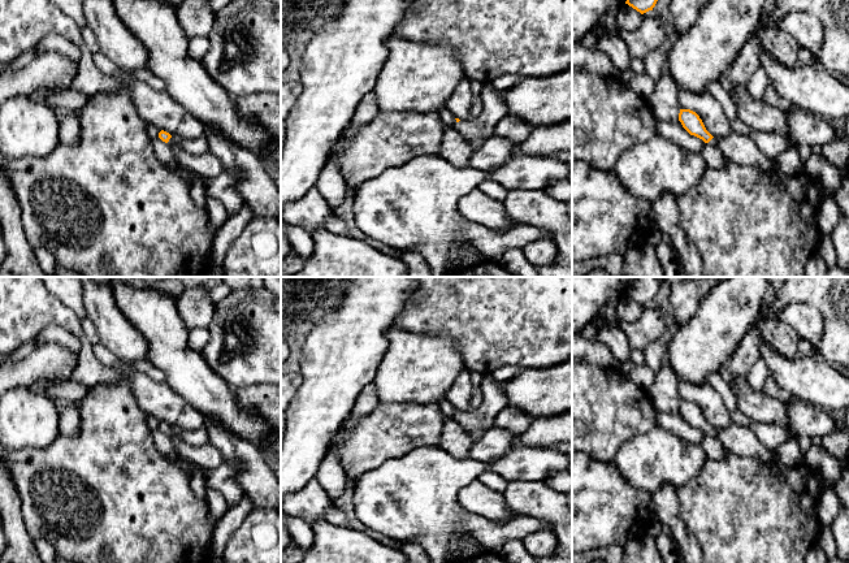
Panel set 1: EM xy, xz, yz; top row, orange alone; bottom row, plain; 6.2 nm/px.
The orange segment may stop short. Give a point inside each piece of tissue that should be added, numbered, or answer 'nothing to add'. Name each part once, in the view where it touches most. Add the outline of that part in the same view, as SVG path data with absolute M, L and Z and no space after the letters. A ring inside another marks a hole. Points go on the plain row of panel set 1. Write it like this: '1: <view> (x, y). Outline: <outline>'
1: xy (199, 437). Outline: M202 426L196 430L182 430L182 432L170 429L168 436L176 437L178 441L186 442L186 443L196 446L196 447L209 445L208 432L204 426Z

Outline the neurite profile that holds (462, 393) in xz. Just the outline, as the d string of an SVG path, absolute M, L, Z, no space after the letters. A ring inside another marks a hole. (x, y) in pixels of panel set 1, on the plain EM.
M463 369L452 386L446 393L446 399L459 411L467 411L468 406L477 397L477 391L471 382L467 369Z

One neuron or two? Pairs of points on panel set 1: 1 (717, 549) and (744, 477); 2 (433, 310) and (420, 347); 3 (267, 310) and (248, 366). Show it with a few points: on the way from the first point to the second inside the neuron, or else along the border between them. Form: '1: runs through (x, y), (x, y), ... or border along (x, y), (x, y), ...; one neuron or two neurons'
1: runs through (735, 531), (744, 522), (744, 496); one neuron
2: border along (395, 325), (415, 333), (441, 333), (455, 341); two neurons
3: runs through (258, 324), (258, 347), (254, 351); one neuron

